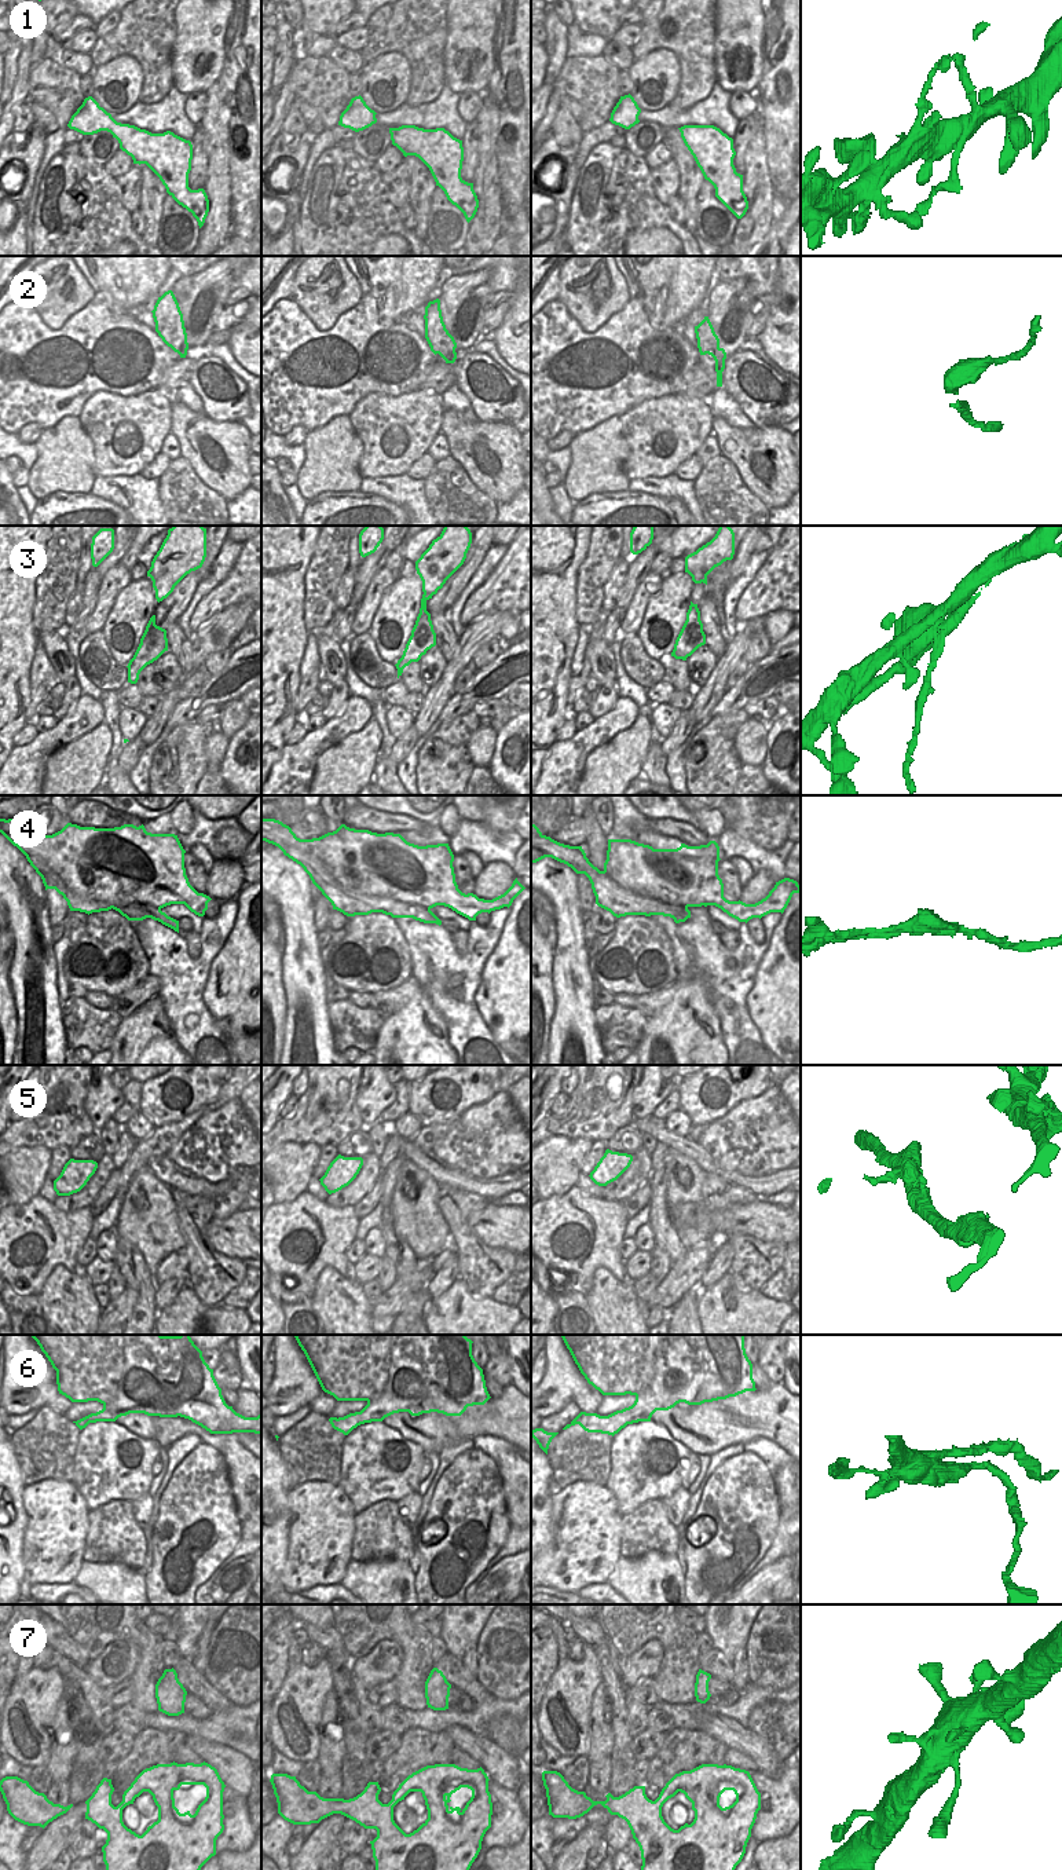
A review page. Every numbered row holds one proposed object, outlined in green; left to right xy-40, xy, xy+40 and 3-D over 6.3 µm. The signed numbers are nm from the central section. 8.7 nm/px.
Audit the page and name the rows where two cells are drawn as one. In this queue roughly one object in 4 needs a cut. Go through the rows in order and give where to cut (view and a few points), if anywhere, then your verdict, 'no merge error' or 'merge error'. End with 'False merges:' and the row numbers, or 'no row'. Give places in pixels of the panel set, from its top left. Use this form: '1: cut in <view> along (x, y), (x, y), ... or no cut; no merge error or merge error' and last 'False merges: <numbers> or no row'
1: no cut; no merge error
2: no cut; no merge error
3: cut in xy along (423, 595), (425, 600); merge error
4: cut in xy along (278, 846), (314, 853), (347, 889), (420, 904), (429, 910); merge error
5: no cut; no merge error
6: cut in xy-40 along (124, 1335), (123, 1376), (116, 1397), (103, 1405); merge error
7: no cut; no merge error
False merges: 3, 4, 6

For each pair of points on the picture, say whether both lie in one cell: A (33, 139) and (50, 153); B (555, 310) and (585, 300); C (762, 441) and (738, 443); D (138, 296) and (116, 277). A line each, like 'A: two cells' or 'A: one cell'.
A: two cells
B: two cells
C: one cell
D: one cell

